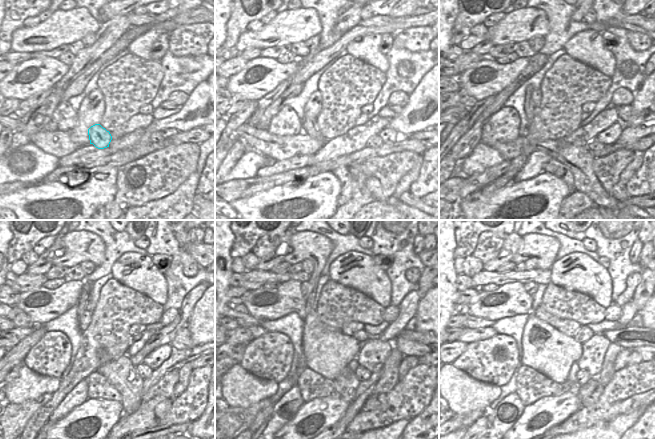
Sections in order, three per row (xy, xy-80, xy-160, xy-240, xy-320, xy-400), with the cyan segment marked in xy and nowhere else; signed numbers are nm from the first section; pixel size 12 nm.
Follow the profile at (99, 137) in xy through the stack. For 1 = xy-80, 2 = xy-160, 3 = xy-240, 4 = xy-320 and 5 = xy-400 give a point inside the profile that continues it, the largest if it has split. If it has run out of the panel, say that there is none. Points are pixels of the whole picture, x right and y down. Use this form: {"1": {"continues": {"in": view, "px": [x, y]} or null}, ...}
{"1": {"continues": {"in": "xy-80", "px": [310, 127]}}, "2": {"continues": {"in": "xy-160", "px": [529, 106]}}, "3": {"continues": {"in": "xy-240", "px": [83, 300]}}, "4": {"continues": {"in": "xy-320", "px": [305, 285]}}, "5": {"continues": {"in": "xy-400", "px": [531, 287]}}}

